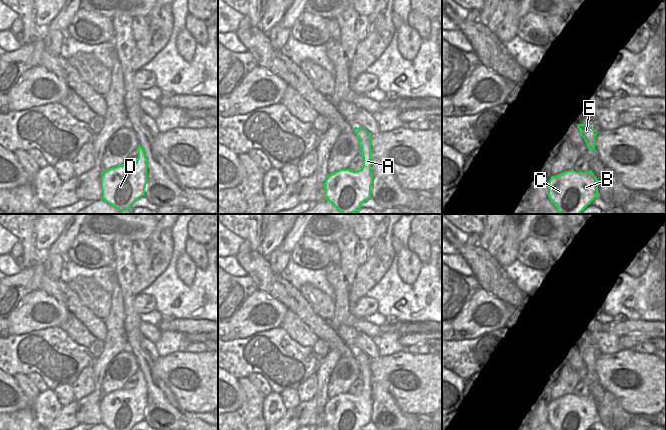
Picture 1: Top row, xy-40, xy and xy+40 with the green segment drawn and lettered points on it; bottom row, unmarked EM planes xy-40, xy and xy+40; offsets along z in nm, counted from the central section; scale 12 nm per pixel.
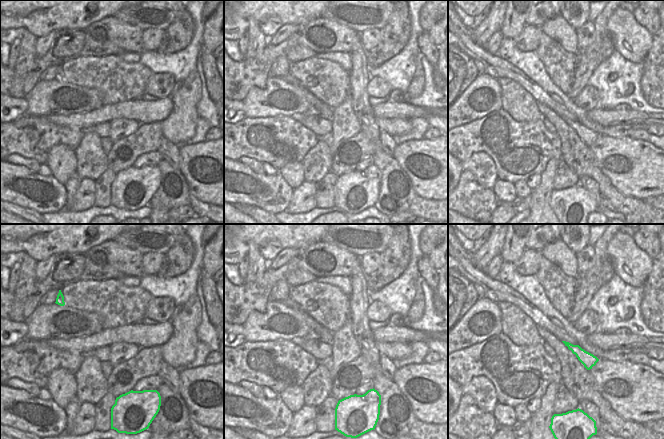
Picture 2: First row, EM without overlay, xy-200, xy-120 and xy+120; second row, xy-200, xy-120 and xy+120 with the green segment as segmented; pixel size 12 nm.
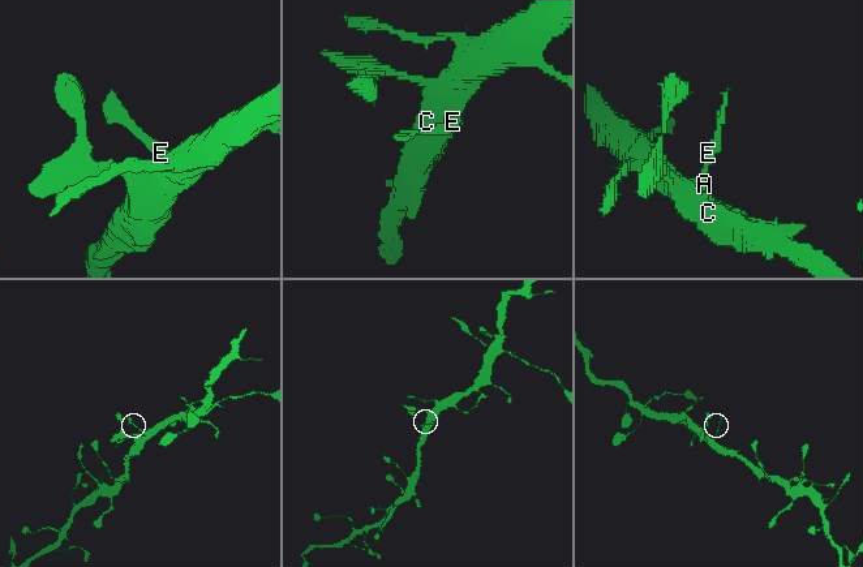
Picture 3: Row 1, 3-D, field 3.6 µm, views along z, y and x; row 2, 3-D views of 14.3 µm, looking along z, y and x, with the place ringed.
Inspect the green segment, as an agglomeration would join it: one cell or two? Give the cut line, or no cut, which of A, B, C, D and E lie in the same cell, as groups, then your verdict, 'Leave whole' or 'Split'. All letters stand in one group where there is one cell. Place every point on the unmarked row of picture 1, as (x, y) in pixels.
No split. Groups: A B C D E. Leave whole

